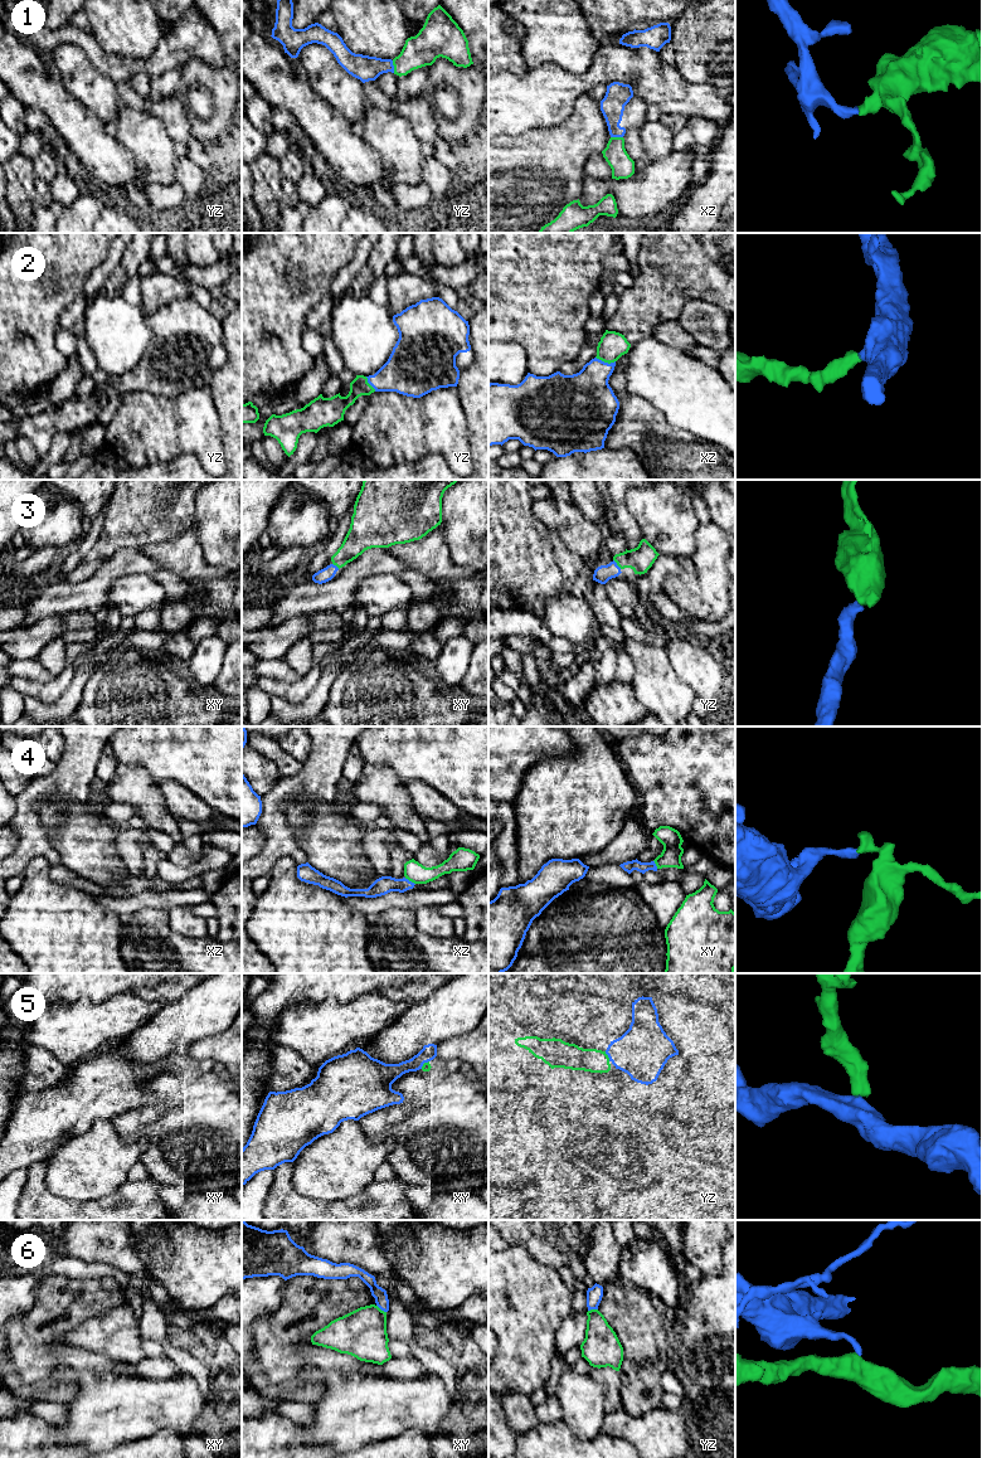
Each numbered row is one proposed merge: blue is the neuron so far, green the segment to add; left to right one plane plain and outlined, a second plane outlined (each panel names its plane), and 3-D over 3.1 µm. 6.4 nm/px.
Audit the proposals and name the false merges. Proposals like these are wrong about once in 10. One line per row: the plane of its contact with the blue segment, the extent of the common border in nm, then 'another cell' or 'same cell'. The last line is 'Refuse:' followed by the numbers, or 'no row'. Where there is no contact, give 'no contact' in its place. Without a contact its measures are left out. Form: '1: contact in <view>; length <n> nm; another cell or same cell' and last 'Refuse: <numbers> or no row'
1: contact in yz; length 80 nm; same cell
2: contact in xz; length 130 nm; same cell
3: contact in yz; length 80 nm; same cell
4: contact in xz; length 80 nm; another cell
5: contact in yz; length 70 nm; same cell
6: contact in xy; length 80 nm; another cell
Refuse: 4, 6

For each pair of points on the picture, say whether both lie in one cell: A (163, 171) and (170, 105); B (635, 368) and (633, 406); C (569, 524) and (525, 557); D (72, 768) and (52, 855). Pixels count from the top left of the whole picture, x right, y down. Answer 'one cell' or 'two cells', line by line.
A: two cells
B: two cells
C: two cells
D: one cell

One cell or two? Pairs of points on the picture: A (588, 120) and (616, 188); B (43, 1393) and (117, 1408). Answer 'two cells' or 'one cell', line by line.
A: two cells
B: two cells

